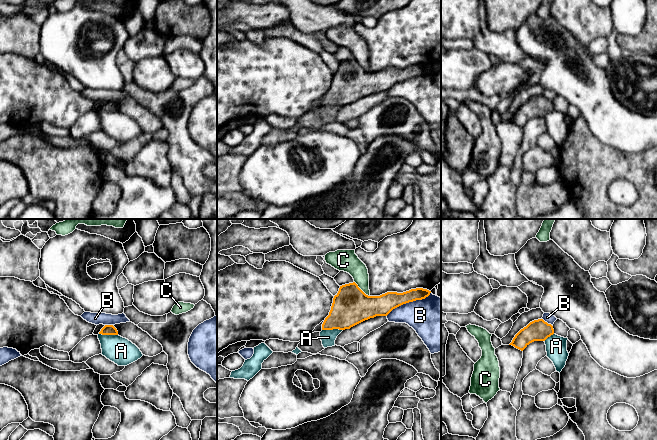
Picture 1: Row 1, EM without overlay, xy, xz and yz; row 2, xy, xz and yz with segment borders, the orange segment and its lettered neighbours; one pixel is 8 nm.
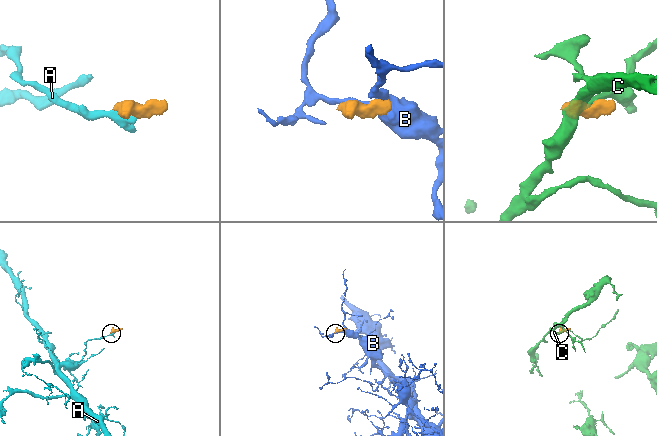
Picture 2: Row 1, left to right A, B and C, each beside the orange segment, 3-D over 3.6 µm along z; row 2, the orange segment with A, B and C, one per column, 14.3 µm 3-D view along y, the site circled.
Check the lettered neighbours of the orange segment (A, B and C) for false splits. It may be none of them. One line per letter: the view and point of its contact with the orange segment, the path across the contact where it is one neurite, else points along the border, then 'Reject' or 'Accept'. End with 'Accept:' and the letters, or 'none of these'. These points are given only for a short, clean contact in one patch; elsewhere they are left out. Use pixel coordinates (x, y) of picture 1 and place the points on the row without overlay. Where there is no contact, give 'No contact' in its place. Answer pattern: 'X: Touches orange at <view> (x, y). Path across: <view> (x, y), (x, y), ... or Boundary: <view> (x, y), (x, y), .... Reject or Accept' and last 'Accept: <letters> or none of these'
A: Touches orange at xz (332, 105). Boundary: xz (342, 105), (322, 106). Reject
B: Touches orange at xz (408, 78). Reject
C: Touches orange at xz (360, 65). Reject
Accept: none of these

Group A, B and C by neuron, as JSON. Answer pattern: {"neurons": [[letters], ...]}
{"neurons": [["A"], ["B"], ["C"]]}

